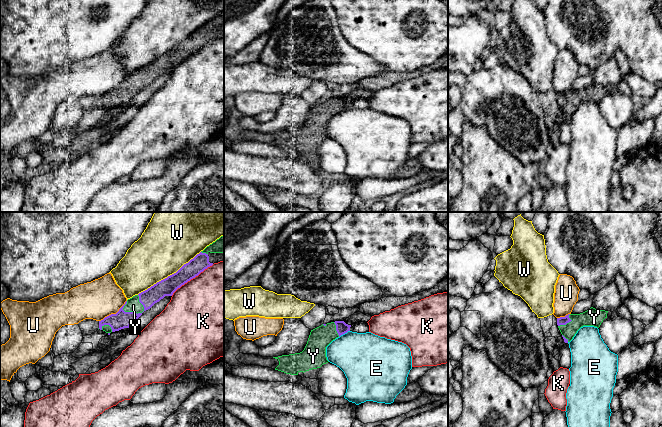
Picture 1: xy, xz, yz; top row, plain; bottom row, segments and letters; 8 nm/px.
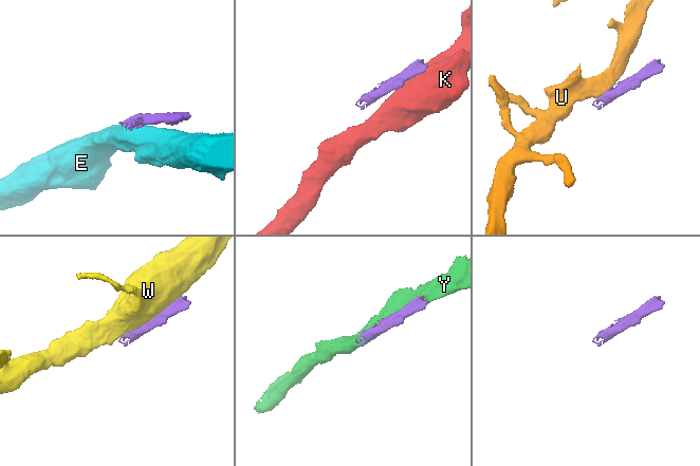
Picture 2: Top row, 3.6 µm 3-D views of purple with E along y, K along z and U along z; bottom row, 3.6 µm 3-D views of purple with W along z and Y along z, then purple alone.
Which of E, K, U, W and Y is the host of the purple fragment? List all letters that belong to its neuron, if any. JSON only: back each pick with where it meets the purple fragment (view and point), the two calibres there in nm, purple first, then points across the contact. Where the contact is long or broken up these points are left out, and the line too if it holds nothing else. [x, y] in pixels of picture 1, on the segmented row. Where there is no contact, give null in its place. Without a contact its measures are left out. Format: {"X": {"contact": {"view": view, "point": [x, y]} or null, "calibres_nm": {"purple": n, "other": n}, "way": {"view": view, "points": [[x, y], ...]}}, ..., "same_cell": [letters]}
{"Y": {"contact": {"view": "xy", "point": [142, 312]}, "calibres_nm": {"purple": 140, "other": 110}}, "same_cell": ["Y"]}

